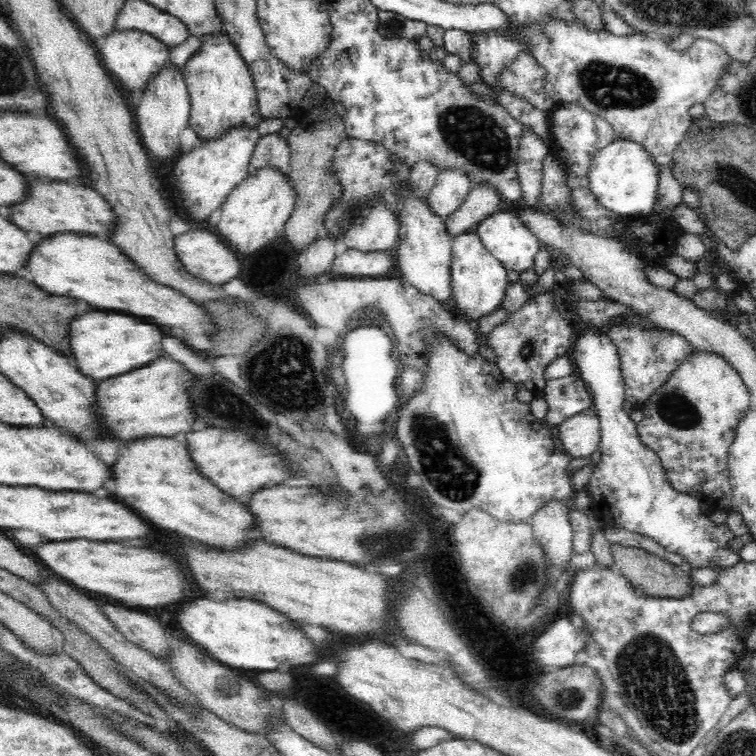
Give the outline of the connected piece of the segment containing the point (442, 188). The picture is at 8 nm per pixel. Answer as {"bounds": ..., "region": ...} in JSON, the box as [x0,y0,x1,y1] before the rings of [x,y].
{"bounds":[428,168,471,218],"region":[[[458,168],[442,170],[428,194],[432,211],[443,218],[456,212],[471,190],[470,176]]]}

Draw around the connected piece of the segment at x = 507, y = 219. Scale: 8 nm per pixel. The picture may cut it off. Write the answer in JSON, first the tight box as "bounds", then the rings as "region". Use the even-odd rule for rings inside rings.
{"bounds":[476,207,541,274],"region":[[[501,207],[498,211],[486,216],[478,224],[476,233],[488,252],[494,255],[496,260],[500,260],[508,270],[514,270],[520,274],[524,270],[534,268],[534,256],[540,250],[541,244],[533,230],[522,222],[521,216],[516,213],[515,207]]]}

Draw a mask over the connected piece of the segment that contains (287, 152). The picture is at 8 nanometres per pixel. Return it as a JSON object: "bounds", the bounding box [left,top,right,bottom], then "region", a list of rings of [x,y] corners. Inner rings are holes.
{"bounds":[250,133,291,174],"region":[[[279,133],[267,134],[257,142],[250,161],[250,173],[264,166],[275,166],[289,174],[290,160],[291,150],[287,139],[280,137]]]}

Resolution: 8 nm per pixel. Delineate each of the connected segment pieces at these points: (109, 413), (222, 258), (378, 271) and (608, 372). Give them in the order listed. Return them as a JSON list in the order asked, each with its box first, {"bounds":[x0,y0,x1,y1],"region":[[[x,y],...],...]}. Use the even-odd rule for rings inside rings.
[{"bounds":[98,356,198,441],"region":[[[160,356],[146,366],[98,382],[98,415],[112,435],[126,441],[144,438],[143,436],[168,438],[180,433],[189,433],[198,427],[198,413],[194,407],[194,400],[190,399],[194,396],[196,384],[196,374],[191,373],[183,364]]]},{"bounds":[174,228,240,285],"region":[[[213,228],[190,230],[174,238],[175,251],[183,267],[196,278],[215,285],[225,285],[229,280],[236,279],[240,272],[240,255],[234,252],[229,242],[216,234]]]},{"bounds":[328,248,394,276],"region":[[[348,248],[338,251],[328,273],[342,276],[384,276],[394,262],[394,250],[360,252],[356,248]]]},{"bounds":[574,330,742,571],"region":[[[584,330],[578,332],[574,348],[576,348],[574,350],[575,374],[588,387],[593,400],[592,408],[601,419],[601,444],[598,446],[600,460],[593,466],[593,473],[584,489],[594,497],[592,509],[597,513],[598,518],[607,527],[650,536],[668,552],[676,552],[676,554],[684,556],[689,562],[687,565],[689,568],[707,567],[715,571],[730,570],[742,562],[738,555],[739,550],[724,549],[728,542],[734,540],[734,534],[726,526],[714,526],[712,520],[706,514],[702,514],[700,499],[694,498],[692,493],[678,492],[677,489],[672,488],[657,453],[642,445],[636,423],[630,419],[630,414],[626,413],[622,407],[622,402],[626,400],[626,397],[623,390],[618,349],[614,341],[603,332]],[[710,561],[717,562],[717,567],[711,567]]]}]

